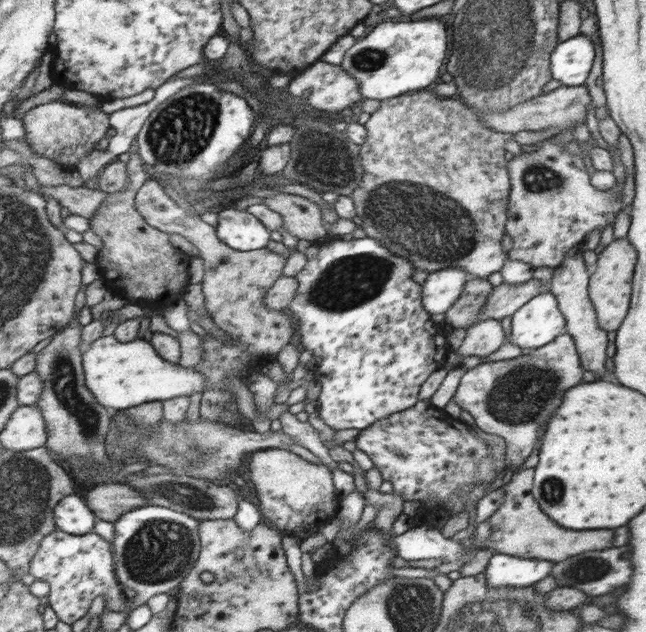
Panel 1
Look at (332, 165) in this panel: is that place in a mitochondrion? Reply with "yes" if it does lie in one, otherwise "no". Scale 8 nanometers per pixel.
yes

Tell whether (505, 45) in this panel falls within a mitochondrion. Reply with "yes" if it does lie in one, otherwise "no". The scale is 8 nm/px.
yes

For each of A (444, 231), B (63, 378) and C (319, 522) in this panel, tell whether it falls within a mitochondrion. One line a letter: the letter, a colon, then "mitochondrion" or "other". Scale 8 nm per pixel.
A: mitochondrion
B: mitochondrion
C: other

